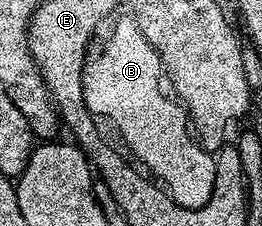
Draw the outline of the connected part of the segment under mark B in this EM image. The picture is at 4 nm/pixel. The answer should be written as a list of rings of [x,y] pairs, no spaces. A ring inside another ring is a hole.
[[[132,16],[119,19],[105,43],[86,53],[83,100],[89,111],[98,119],[106,118],[121,133],[129,145],[128,153],[164,187],[175,204],[198,210],[213,195],[217,160],[197,141],[180,101],[161,91],[161,82],[163,86],[161,57]]]

